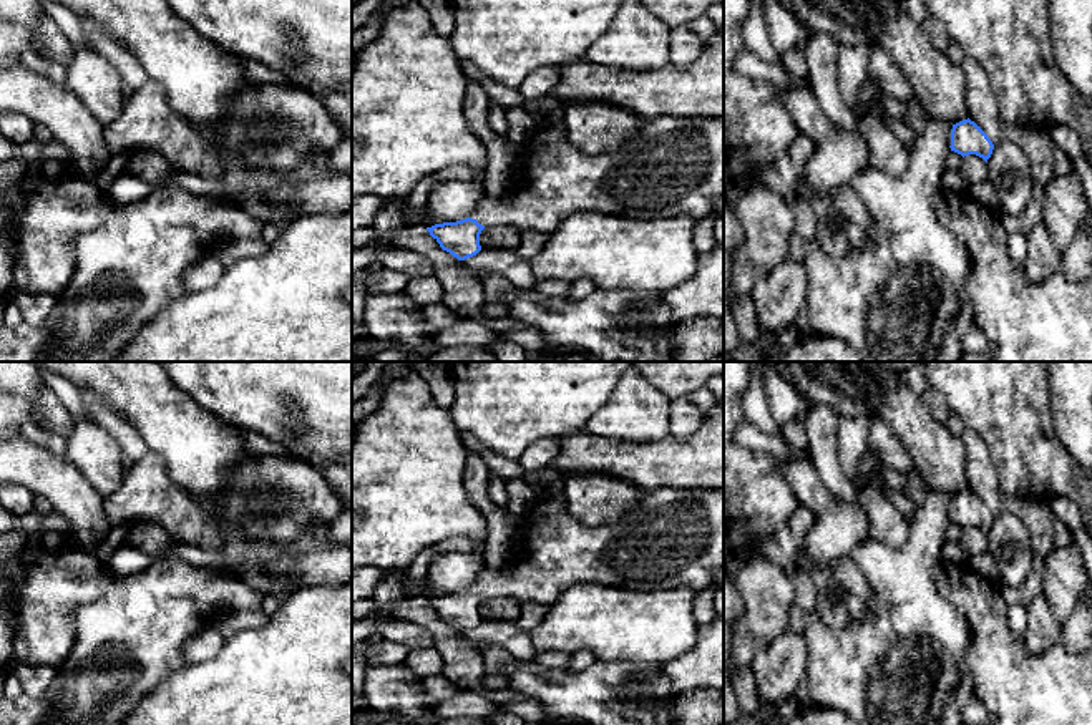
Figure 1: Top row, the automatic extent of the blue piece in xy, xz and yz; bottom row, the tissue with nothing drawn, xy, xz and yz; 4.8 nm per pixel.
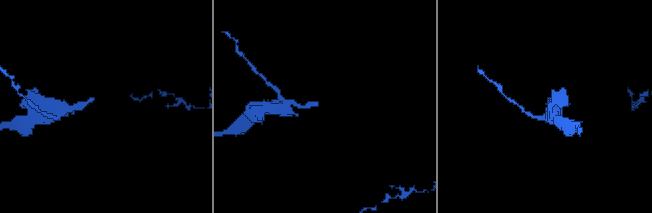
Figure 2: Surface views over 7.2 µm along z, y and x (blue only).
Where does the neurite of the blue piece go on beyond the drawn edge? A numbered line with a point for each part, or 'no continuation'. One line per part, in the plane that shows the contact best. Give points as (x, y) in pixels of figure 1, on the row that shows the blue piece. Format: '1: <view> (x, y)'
1: xz (674, 166)

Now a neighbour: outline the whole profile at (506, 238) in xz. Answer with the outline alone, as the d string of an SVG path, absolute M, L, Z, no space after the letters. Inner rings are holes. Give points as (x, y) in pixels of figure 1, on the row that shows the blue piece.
M488 226L480 234L481 249L505 249L516 252L521 229L513 226Z

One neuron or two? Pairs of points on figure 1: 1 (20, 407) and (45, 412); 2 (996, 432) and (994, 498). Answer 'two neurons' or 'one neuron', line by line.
1: one neuron
2: two neurons

